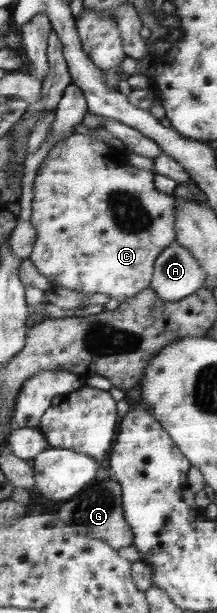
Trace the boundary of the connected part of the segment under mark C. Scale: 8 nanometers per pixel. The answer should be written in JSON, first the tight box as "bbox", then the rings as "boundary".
{"bbox":[28,134,177,302],"boundary":[[[72,134],[58,140],[38,165],[32,182],[32,199],[30,202],[29,222],[36,232],[35,242],[28,259],[34,267],[48,280],[51,287],[62,286],[72,291],[82,292],[86,295],[104,293],[109,299],[124,302],[134,297],[138,292],[149,287],[151,273],[154,269],[155,259],[164,248],[175,241],[175,213],[177,212],[177,199],[173,194],[159,192],[154,187],[153,171],[136,169],[128,164],[121,151],[109,148],[104,142],[89,134]]]}

